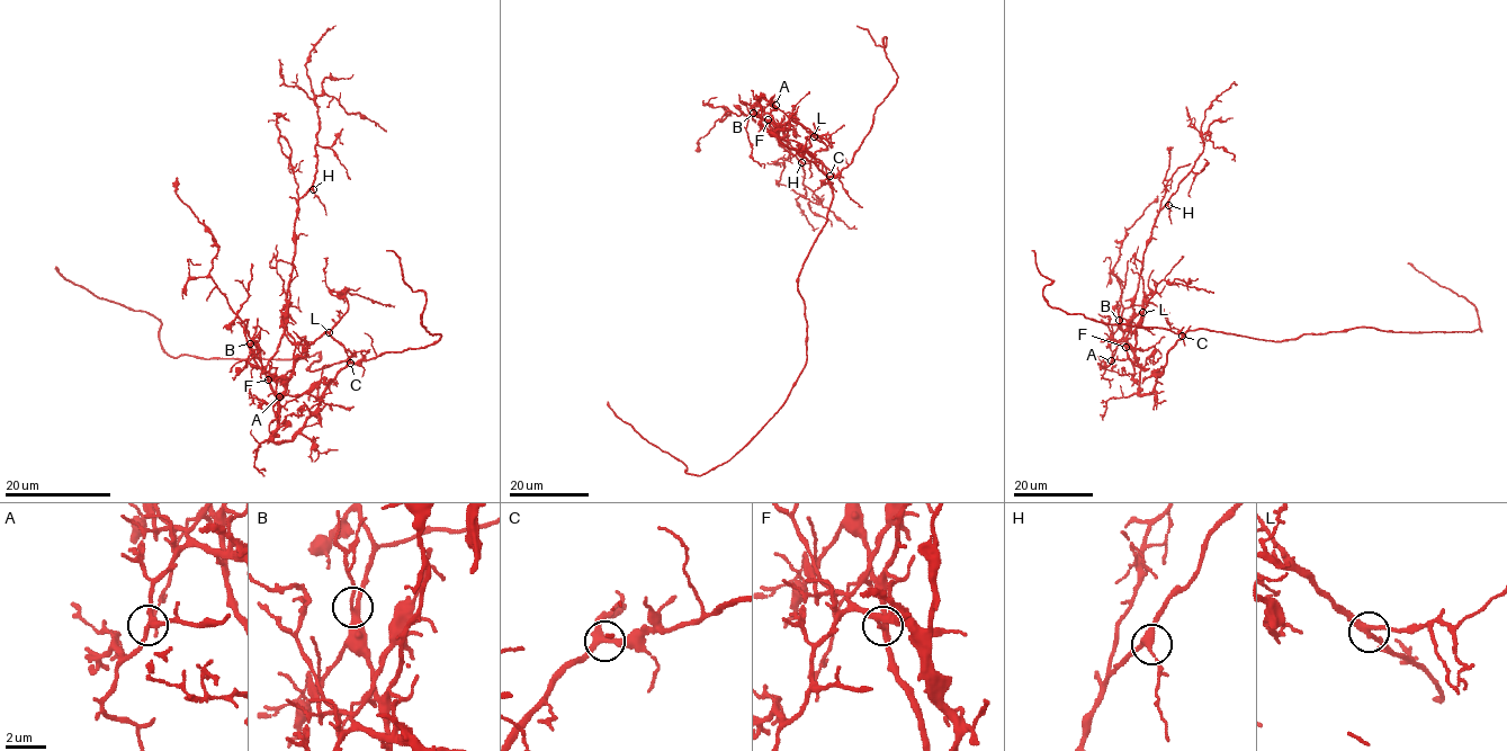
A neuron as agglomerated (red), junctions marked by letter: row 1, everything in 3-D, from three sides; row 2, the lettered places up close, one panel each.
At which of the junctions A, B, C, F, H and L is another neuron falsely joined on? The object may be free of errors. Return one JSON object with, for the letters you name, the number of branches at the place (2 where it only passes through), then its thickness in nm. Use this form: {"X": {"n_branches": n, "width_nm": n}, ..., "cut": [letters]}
{"F": {"n_branches": 3, "width_nm": 260}, "cut": ["F"]}

